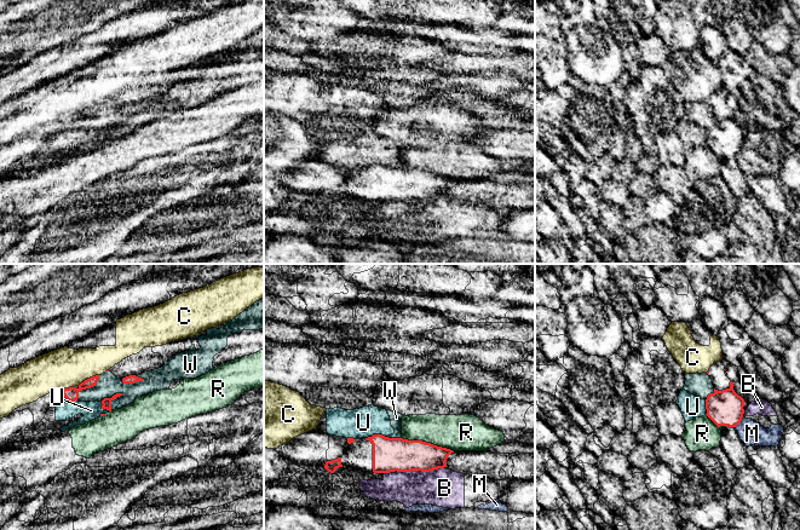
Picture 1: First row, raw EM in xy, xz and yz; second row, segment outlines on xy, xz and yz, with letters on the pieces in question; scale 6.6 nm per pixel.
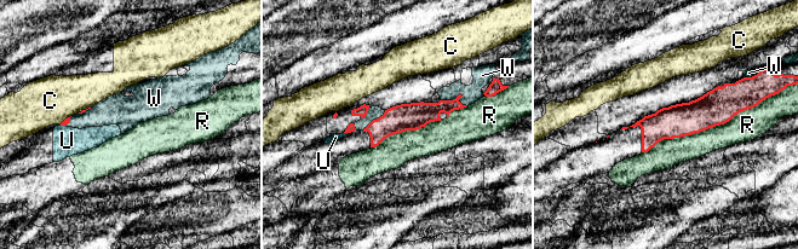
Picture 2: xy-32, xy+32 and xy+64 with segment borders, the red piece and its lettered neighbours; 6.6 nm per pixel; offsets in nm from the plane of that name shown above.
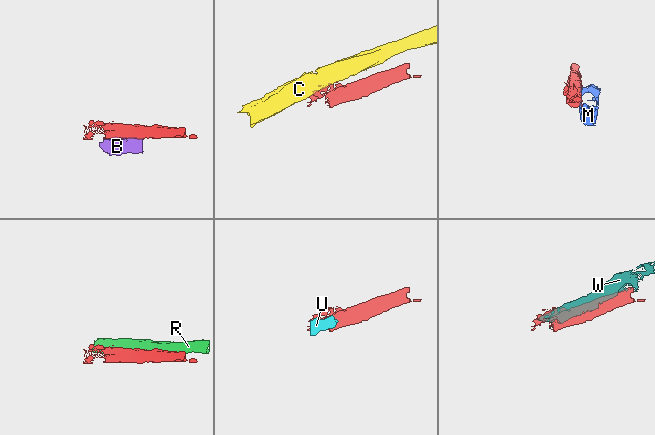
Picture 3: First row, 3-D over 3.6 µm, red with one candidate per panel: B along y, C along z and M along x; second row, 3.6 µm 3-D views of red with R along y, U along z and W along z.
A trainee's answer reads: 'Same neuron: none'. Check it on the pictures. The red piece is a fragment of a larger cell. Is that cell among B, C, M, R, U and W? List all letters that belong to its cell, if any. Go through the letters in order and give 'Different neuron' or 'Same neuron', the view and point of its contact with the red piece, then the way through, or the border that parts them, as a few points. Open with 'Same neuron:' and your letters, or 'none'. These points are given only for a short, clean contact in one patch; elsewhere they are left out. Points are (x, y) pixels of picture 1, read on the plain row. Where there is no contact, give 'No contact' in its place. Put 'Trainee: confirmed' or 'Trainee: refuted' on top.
Trainee: confirmed
Same neuron: none
B: Different neuron. Touches red at xz (420, 199)
C: Different neuron. Touches red at xy (90, 107). Boundary: xy (99, 103), (92, 104), (78, 114)
M: Different neuron. Touches red at yz (740, 150)
R: Different neuron. Touches red at xz (427, 172)
U: Different neuron. Touches red at xy (110, 137). Boundary: xy (116, 126), (111, 131), (109, 139), (101, 137)
W: Different neuron. Touches red at xy (87, 116)

